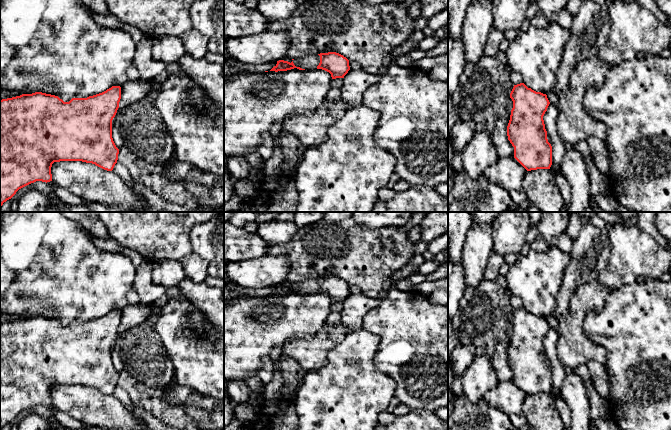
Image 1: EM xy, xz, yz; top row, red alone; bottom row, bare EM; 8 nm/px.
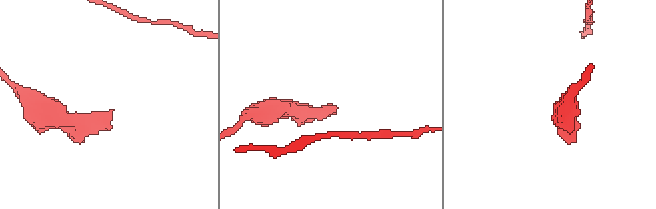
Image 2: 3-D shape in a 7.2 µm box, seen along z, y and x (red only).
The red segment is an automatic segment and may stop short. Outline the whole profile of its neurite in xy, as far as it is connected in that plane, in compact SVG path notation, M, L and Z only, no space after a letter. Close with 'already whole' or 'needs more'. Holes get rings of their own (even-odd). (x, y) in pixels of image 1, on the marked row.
M112 86L102 93L87 98L72 98L69 102L42 92L0 100L0 208L19 189L36 181L52 181L51 167L54 162L82 161L112 171L119 154L112 138L112 120L120 99L121 87Z; already whole

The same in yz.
M520 83L514 85L510 98L513 108L507 136L514 147L514 158L527 171L550 169L552 146L548 142L543 120L550 104L547 95Z; already whole

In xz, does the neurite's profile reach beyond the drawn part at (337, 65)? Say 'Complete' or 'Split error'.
Complete

